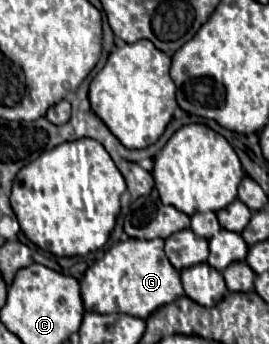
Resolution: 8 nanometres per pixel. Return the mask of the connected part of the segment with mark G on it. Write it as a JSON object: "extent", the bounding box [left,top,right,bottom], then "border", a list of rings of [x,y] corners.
{"extent":[80,240,184,320],"border":[[[126,240],[114,244],[102,260],[90,266],[80,282],[82,302],[88,312],[96,314],[130,314],[146,320],[158,306],[174,302],[184,294],[180,272],[174,270],[164,254],[164,240]]]}

